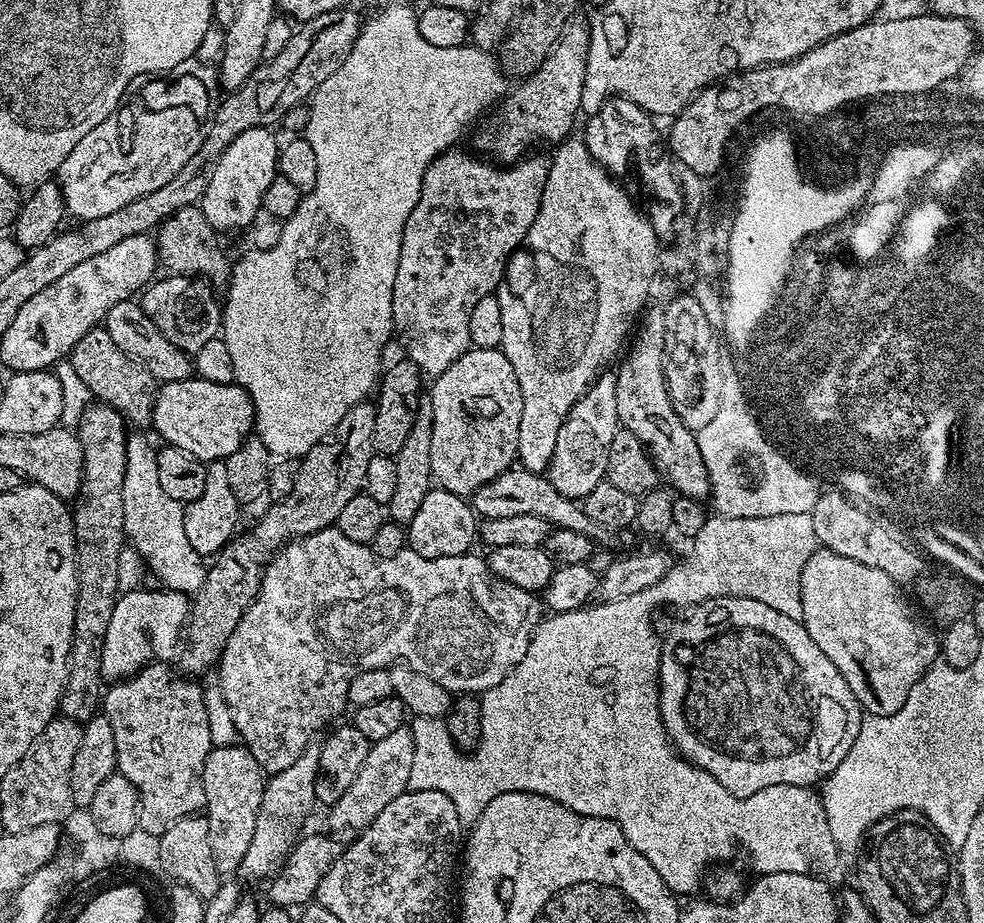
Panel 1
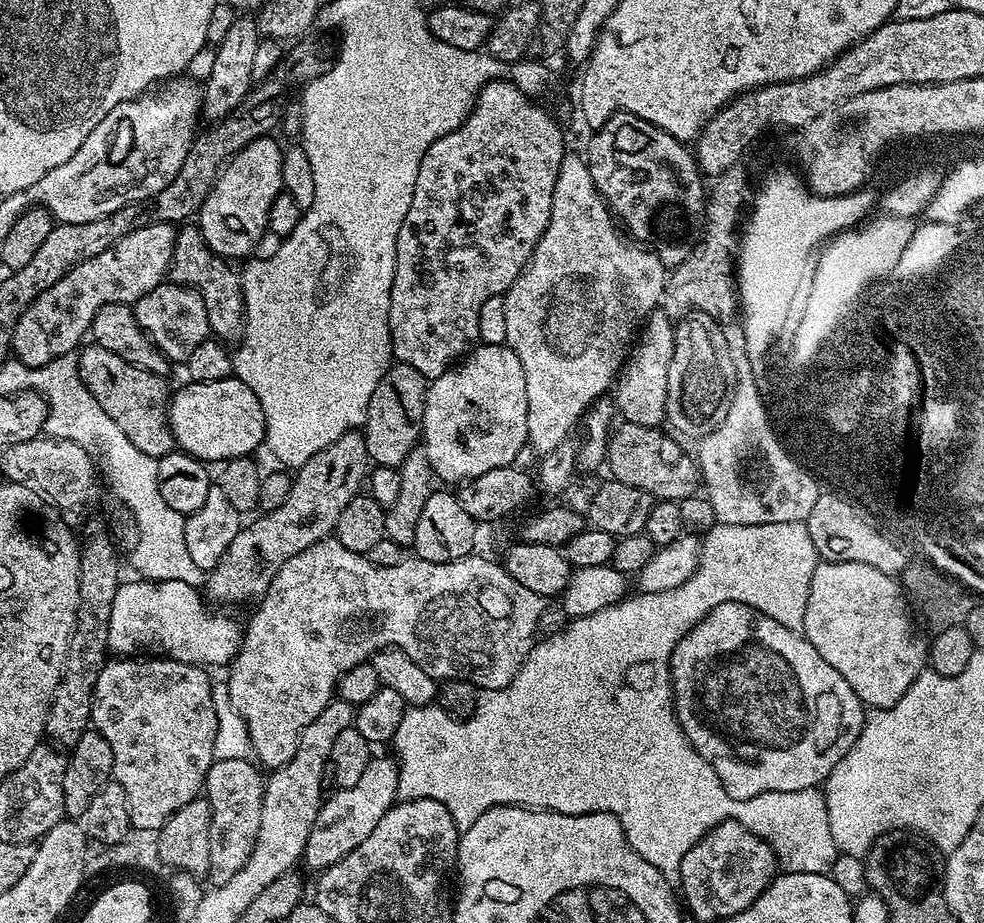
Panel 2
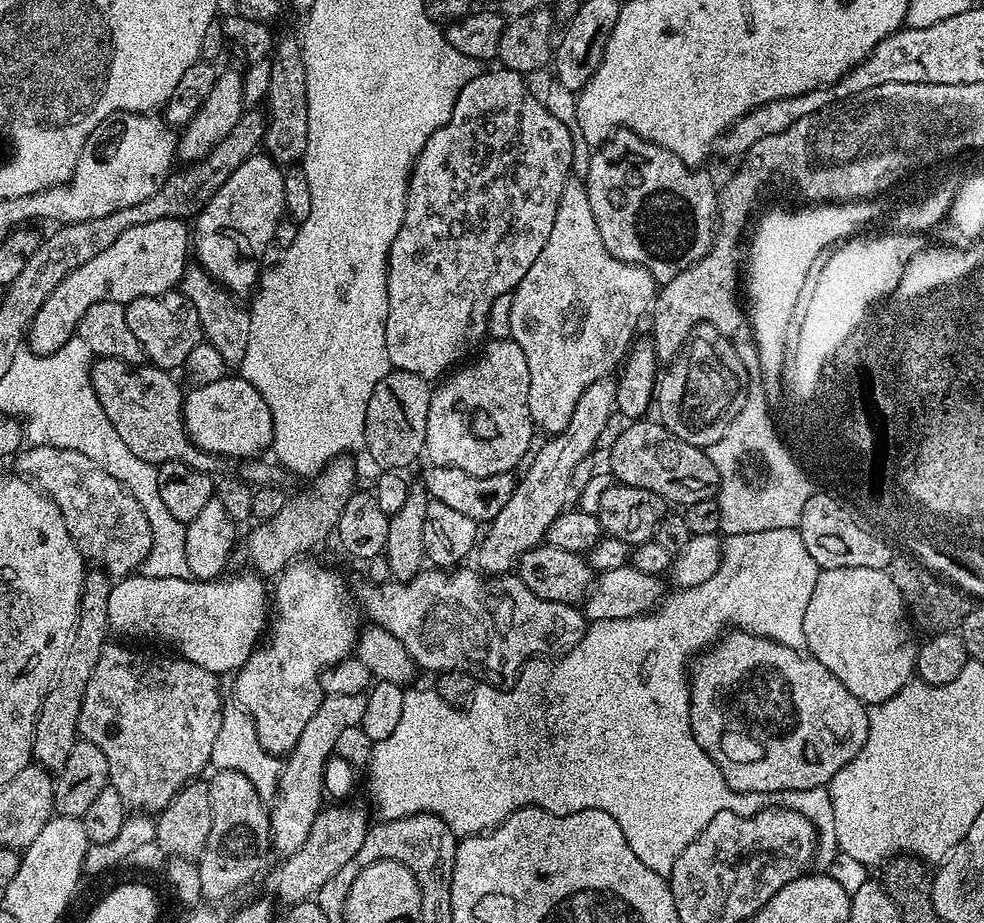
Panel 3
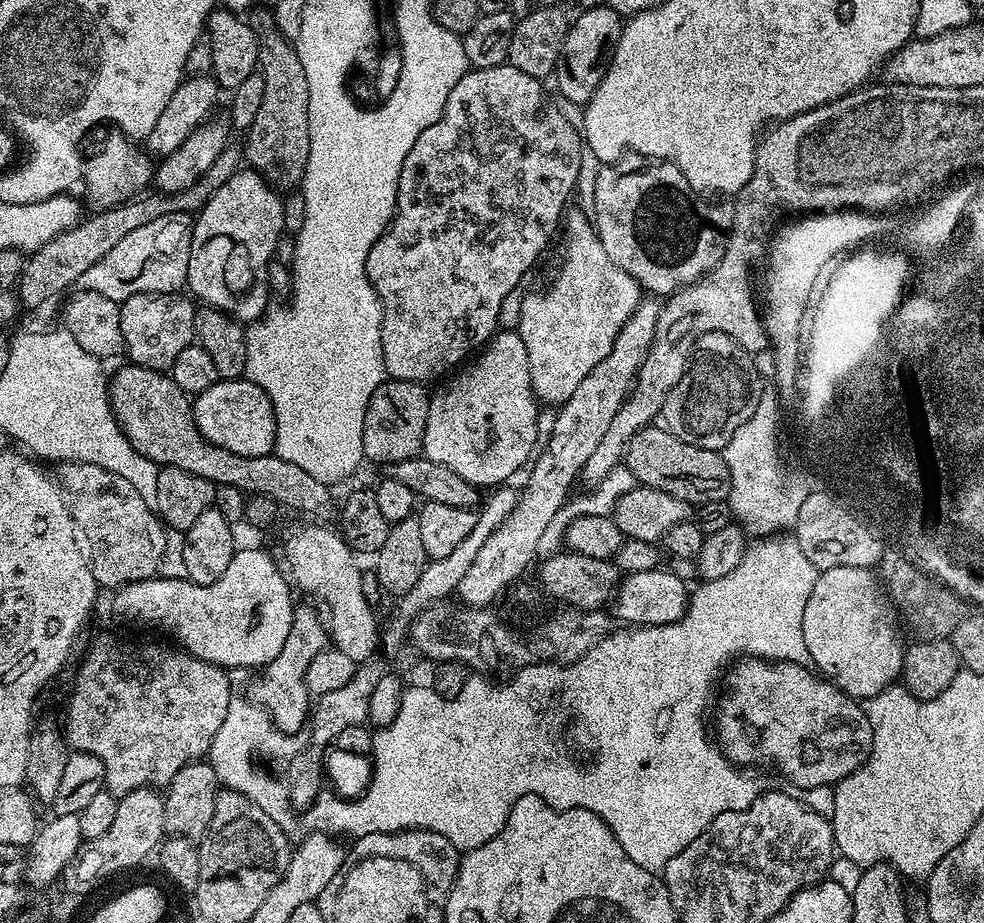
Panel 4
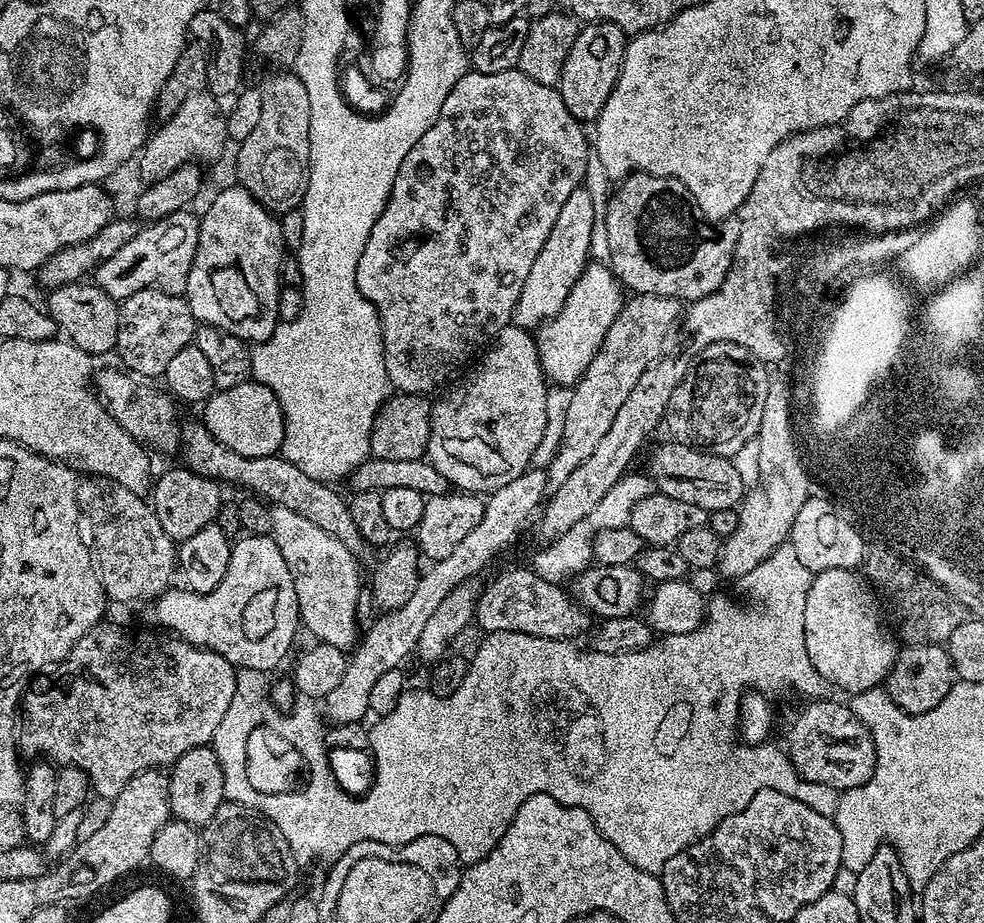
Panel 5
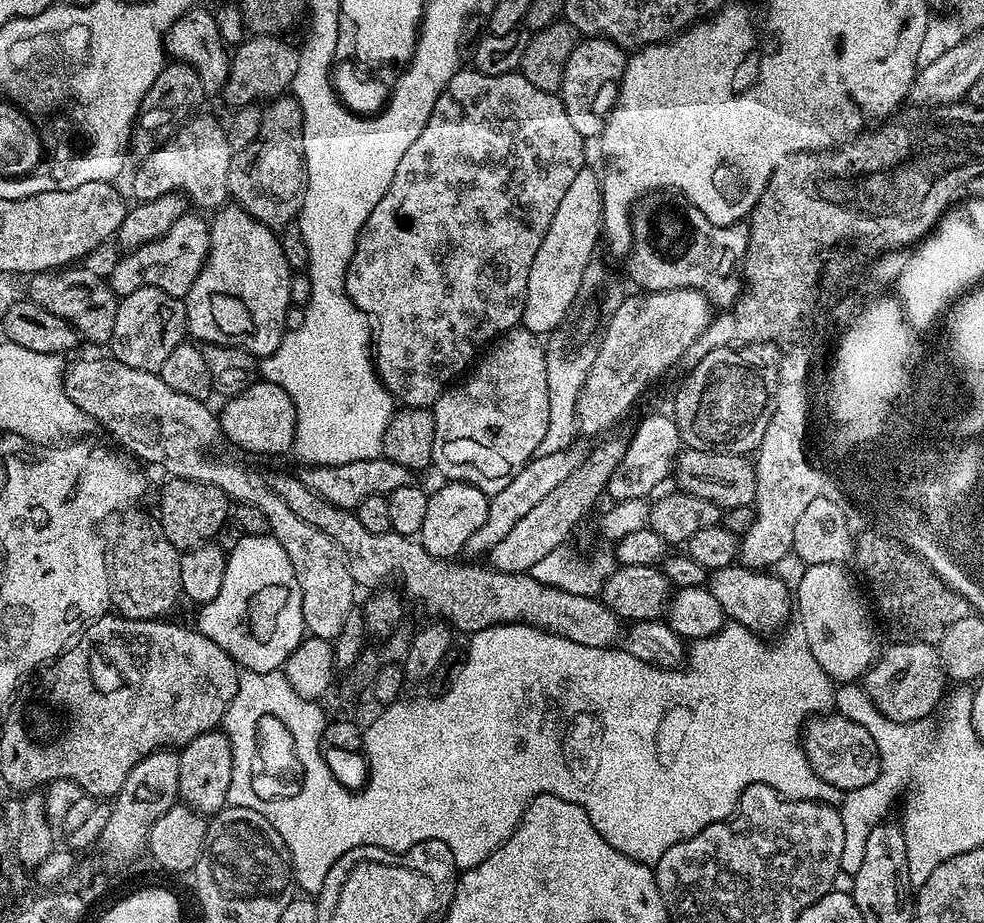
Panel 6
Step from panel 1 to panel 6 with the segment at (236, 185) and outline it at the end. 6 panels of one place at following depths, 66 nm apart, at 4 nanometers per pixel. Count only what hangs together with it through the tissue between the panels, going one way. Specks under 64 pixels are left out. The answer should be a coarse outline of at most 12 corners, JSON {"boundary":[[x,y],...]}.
{"boundary":[[235,202],[208,226],[188,336],[257,358],[284,337],[294,269]]}

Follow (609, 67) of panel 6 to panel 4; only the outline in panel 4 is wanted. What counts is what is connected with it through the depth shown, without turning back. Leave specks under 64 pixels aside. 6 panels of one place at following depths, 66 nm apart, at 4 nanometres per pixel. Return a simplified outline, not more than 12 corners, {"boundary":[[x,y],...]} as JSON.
{"boundary":[[586,8],[573,19],[556,88],[583,106],[618,46],[621,13]]}

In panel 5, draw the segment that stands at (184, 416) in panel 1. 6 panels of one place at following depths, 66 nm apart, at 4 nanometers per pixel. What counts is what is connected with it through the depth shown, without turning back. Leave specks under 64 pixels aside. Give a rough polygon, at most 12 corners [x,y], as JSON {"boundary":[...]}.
{"boundary":[[250,378],[204,401],[202,422],[246,458],[279,453],[284,415]]}

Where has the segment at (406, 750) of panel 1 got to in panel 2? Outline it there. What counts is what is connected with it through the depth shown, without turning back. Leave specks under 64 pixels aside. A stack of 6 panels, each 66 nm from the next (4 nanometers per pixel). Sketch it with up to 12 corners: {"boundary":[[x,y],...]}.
{"boundary":[[369,760],[321,803],[302,857],[353,852],[397,801],[399,761]]}

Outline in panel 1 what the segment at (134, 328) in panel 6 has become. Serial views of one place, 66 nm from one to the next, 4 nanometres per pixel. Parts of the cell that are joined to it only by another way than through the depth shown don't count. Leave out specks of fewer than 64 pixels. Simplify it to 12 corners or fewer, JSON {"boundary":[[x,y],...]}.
{"boundary":[[203,278],[153,279],[138,303],[183,352],[222,328]]}

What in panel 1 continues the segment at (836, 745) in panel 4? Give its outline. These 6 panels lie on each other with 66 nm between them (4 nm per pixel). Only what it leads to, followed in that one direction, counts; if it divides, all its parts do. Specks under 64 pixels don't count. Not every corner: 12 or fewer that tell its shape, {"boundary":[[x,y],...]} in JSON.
{"boundary":[[703,600],[660,716],[732,796],[806,788],[862,719],[800,620]]}

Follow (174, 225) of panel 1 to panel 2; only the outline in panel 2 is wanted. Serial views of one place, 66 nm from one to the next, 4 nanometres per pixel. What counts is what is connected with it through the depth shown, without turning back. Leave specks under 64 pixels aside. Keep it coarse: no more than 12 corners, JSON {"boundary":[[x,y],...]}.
{"boundary":[[199,227],[177,231],[167,279],[202,294],[221,342],[244,337],[241,273]]}

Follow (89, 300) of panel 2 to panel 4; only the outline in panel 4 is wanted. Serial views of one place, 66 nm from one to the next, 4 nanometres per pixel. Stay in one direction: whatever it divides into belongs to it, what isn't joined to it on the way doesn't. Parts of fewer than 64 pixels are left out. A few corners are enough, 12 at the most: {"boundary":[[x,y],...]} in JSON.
{"boundary":[[171,212],[126,234],[79,287],[117,302],[179,293],[193,223]]}

